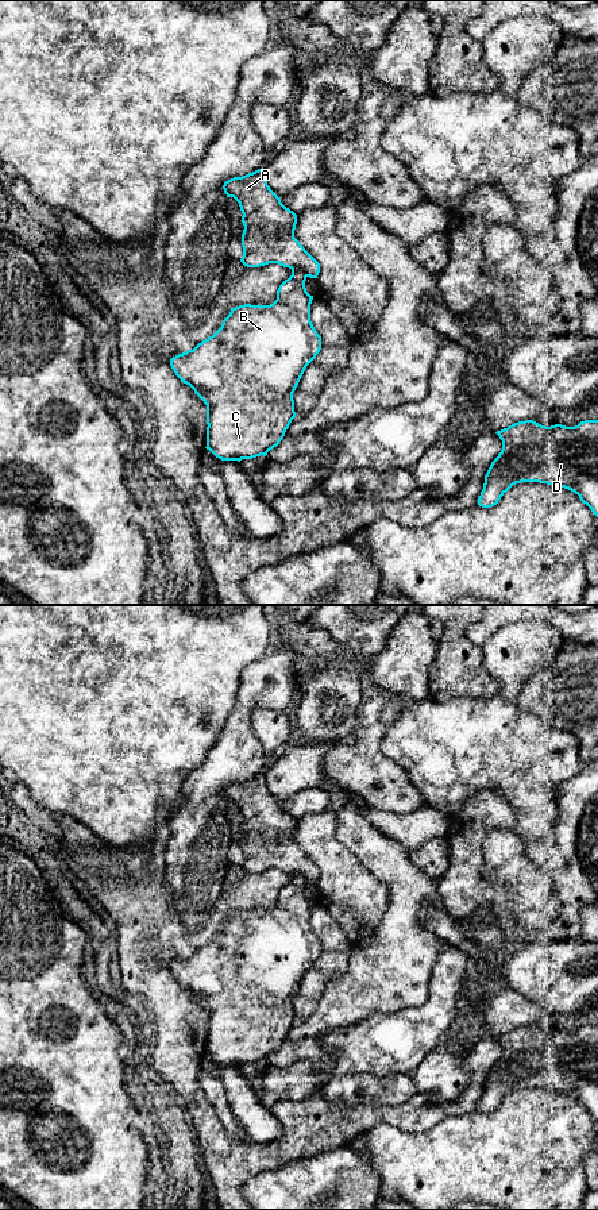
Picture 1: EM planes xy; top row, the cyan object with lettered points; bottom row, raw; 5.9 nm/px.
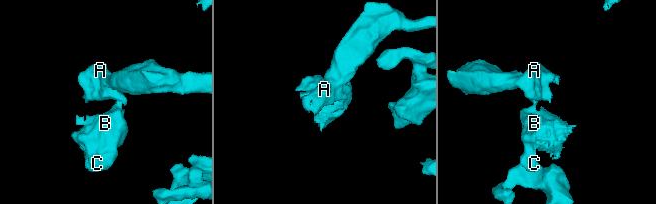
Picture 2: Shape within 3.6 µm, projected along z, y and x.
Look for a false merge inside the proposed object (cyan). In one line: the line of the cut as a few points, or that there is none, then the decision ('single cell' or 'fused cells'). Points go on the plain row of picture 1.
cut xy (292, 873), (298, 873), (307, 881); fused cells

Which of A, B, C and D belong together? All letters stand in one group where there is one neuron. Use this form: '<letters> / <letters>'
A D / B C

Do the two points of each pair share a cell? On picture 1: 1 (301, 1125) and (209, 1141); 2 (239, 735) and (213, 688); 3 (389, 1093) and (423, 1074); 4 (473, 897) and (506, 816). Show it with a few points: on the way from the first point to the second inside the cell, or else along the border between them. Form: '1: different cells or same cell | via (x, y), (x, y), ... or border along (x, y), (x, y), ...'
1: same cell | via (280, 1148), (274, 1153), (232, 1153)
2: different cells | border along (240, 684), (235, 705), (216, 743)
3: different cells | border along (411, 1075), (419, 1094)
4: same cell | via (470, 874), (470, 839), (483, 825)

